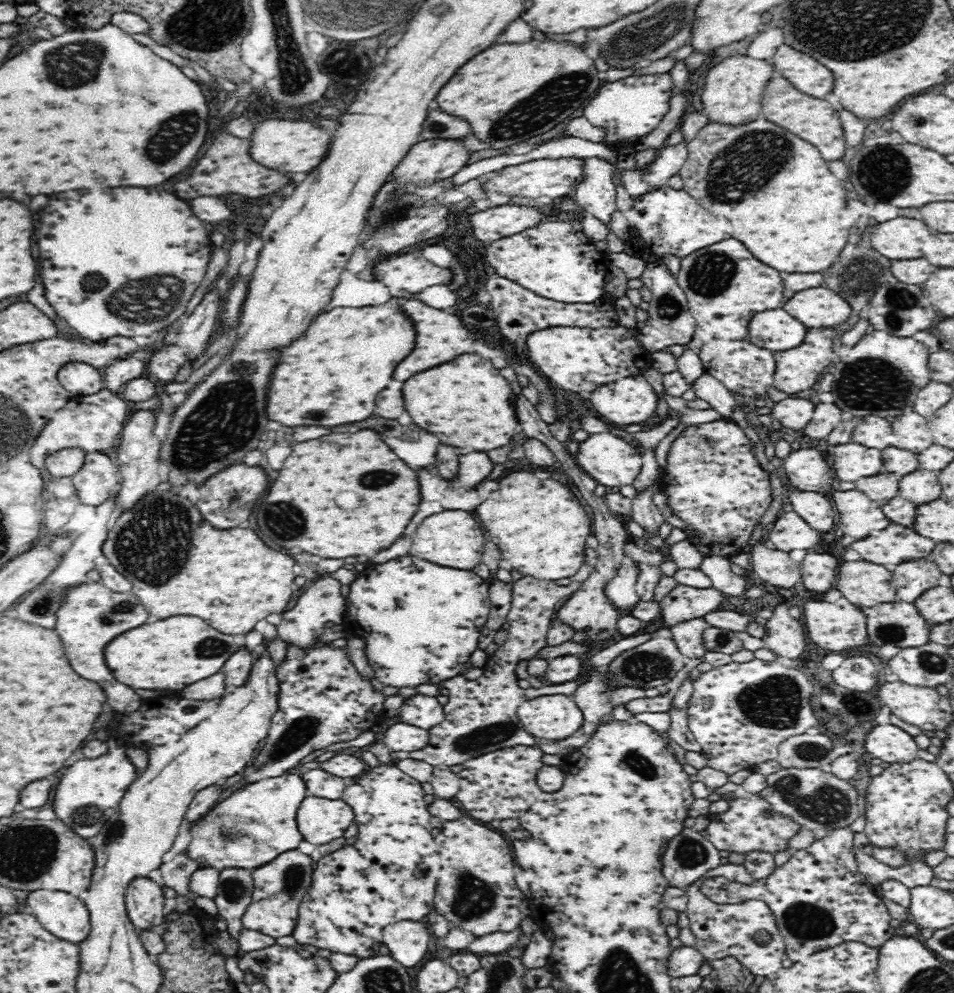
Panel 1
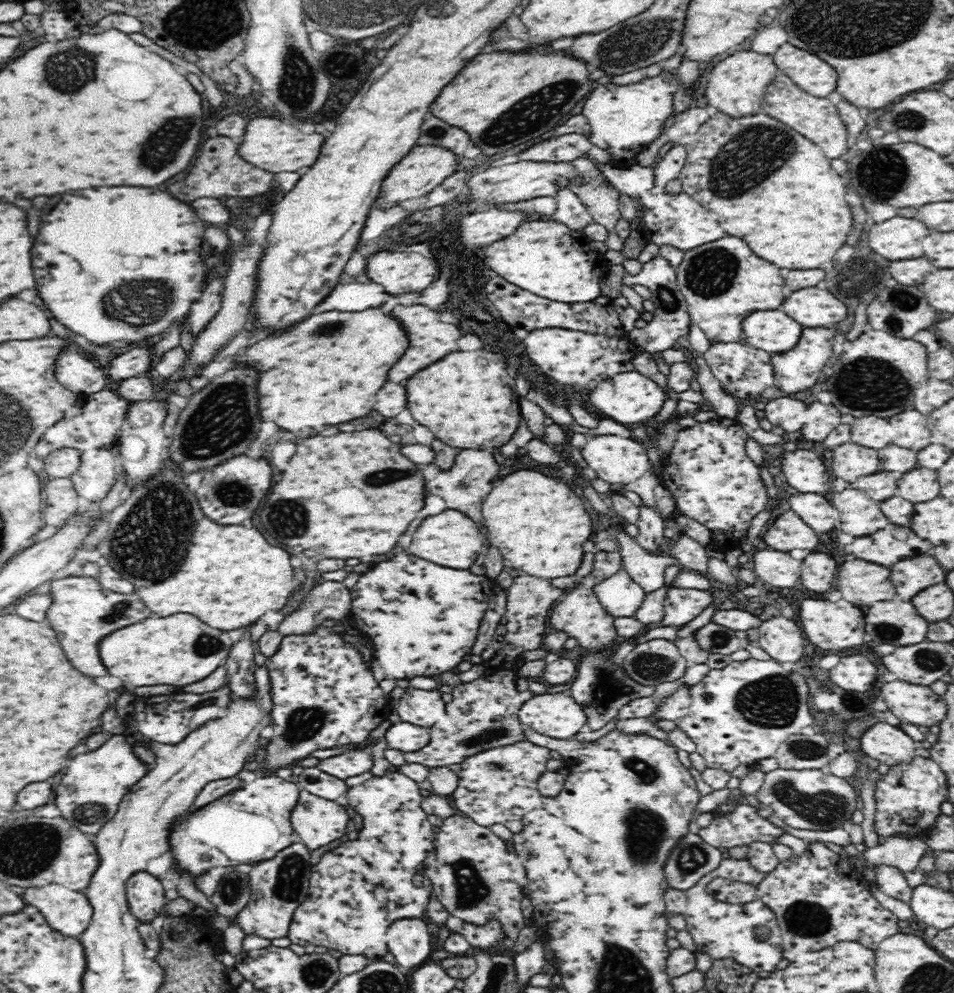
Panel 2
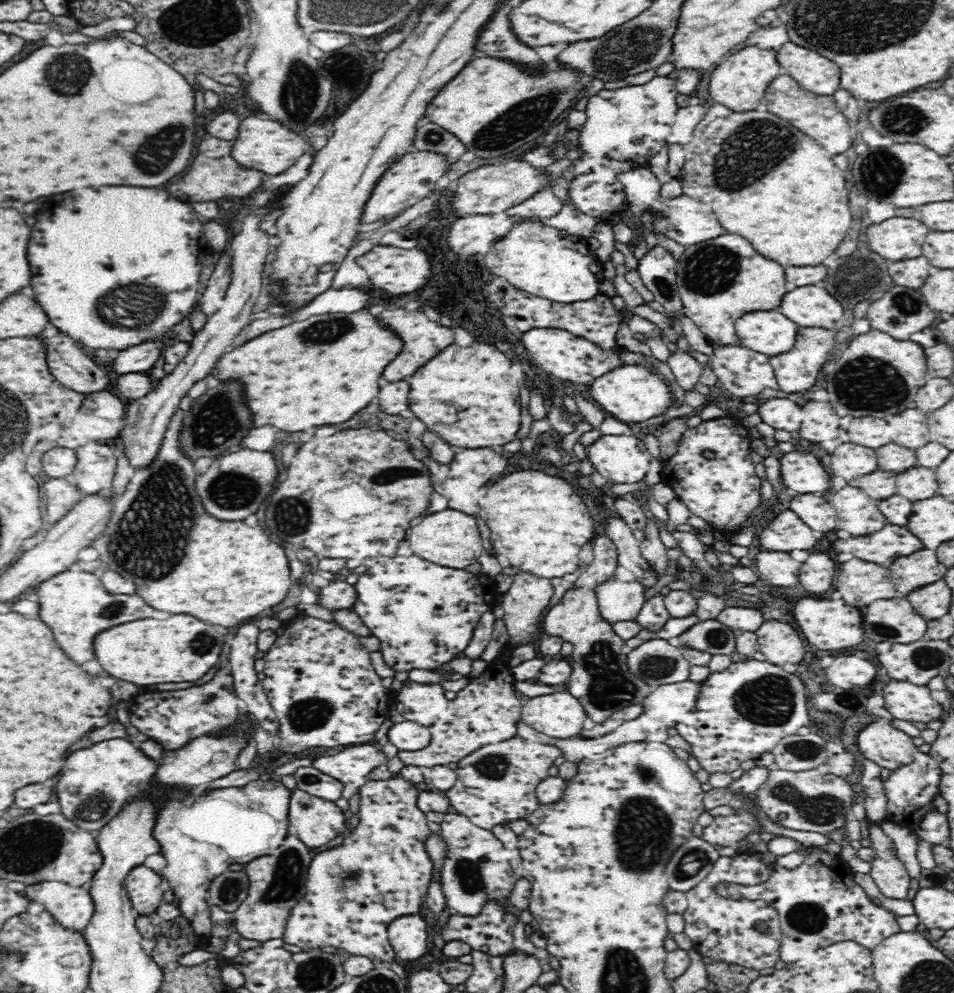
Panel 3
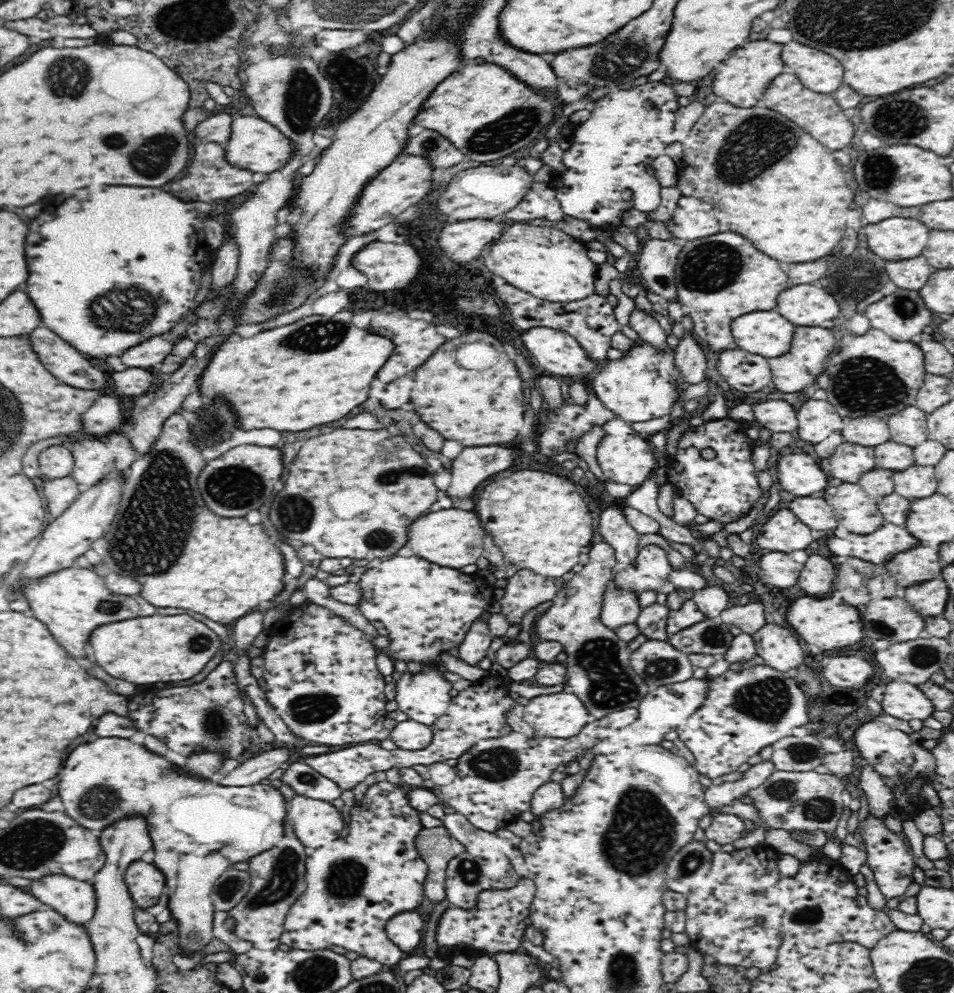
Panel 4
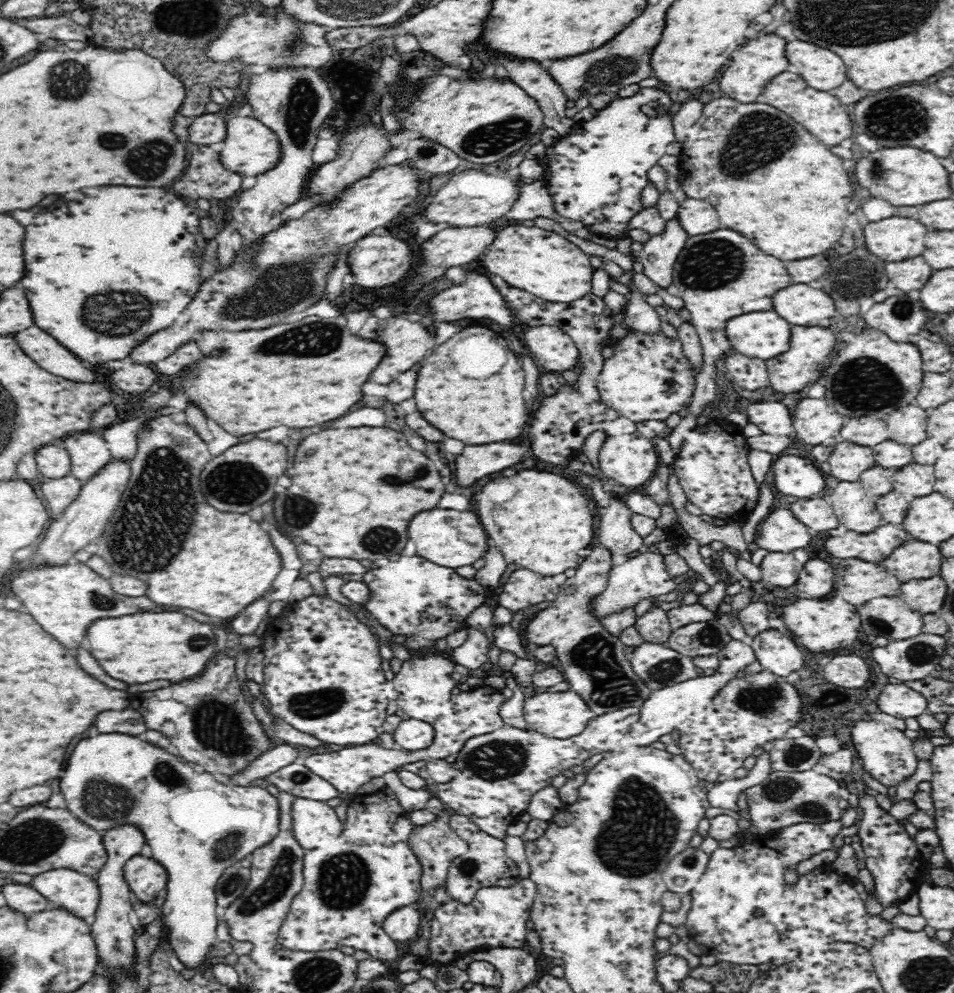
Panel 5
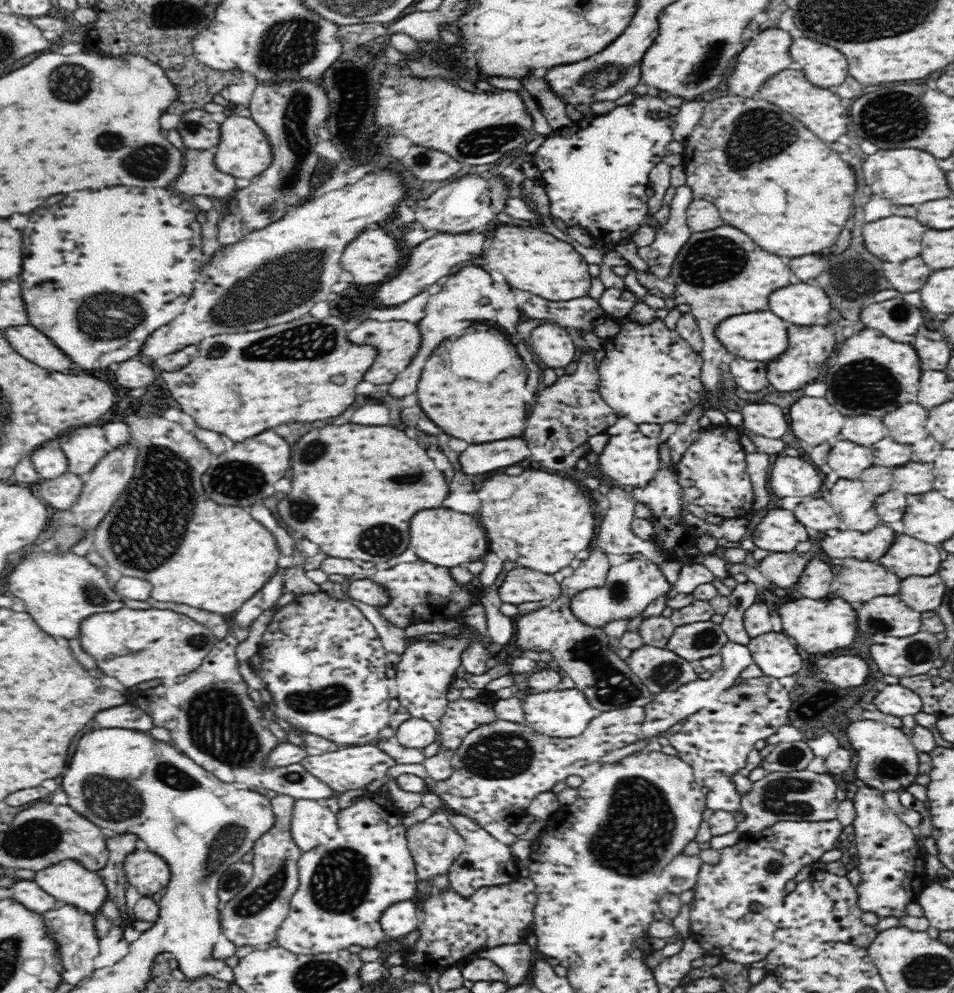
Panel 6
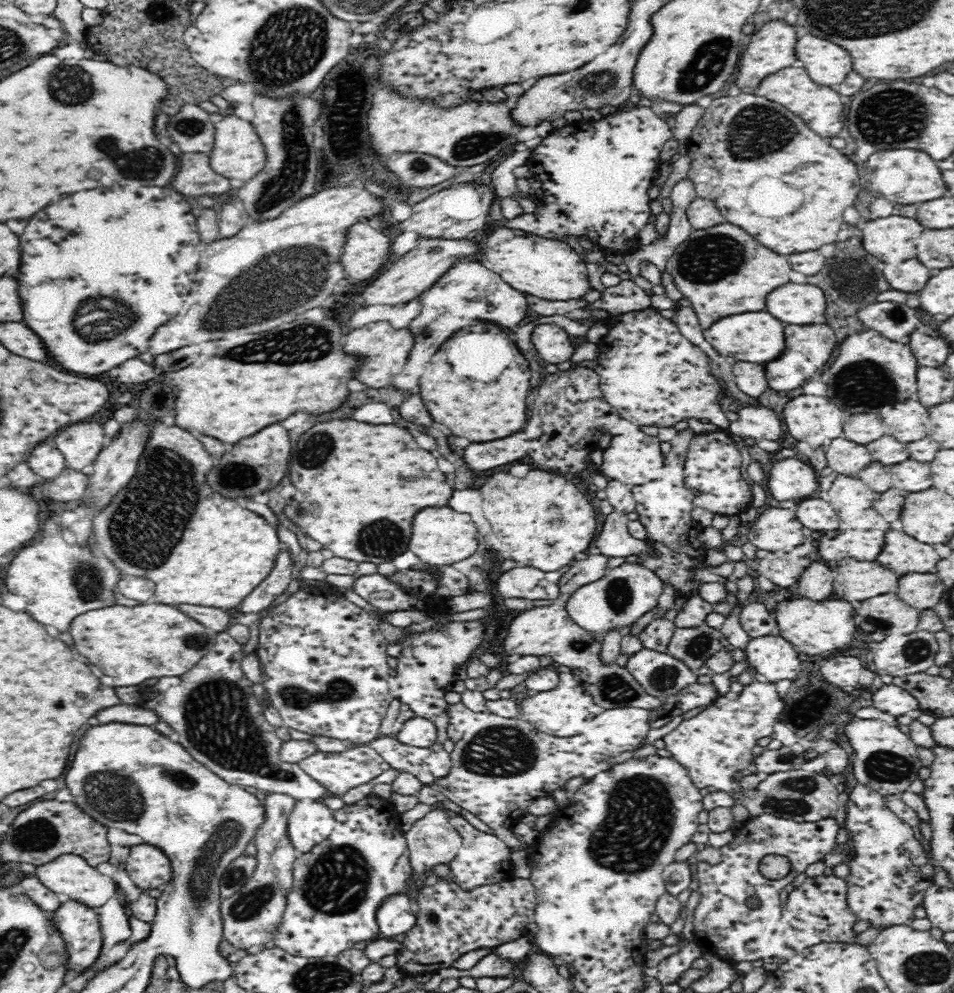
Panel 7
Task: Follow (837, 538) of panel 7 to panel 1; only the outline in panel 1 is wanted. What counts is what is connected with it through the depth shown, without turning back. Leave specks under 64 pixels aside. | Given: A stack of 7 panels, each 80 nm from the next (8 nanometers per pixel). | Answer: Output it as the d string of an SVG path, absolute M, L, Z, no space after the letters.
M890 524L874 536L856 540L850 548L860 552L862 560L882 566L896 566L900 562L910 562L928 556L934 550L934 542L916 534L912 528Z

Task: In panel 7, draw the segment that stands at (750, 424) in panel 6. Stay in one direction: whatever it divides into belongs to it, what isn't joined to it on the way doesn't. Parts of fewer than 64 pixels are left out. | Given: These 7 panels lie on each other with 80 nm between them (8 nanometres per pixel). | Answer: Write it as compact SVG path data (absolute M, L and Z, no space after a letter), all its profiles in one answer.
M745 406L737 412L737 420L730 423L729 430L744 438L754 440L778 440L782 434L782 422L776 413L766 407Z

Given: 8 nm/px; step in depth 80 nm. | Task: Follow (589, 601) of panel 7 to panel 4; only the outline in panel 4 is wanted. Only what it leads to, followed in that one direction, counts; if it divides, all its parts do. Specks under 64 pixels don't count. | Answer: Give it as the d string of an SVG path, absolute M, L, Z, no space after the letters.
M656 545L644 546L639 550L632 564L628 564L626 568L616 573L612 589L628 591L635 596L648 590L657 594L664 592L666 595L677 590L676 586L669 581L669 574L673 570L666 553Z

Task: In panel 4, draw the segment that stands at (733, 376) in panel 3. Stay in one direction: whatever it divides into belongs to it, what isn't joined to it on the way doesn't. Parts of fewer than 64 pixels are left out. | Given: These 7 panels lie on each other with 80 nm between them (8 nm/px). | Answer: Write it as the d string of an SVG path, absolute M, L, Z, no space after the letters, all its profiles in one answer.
M738 348L724 350L718 354L718 370L724 380L737 391L742 393L758 392L765 387L774 387L769 360L762 356L749 354Z

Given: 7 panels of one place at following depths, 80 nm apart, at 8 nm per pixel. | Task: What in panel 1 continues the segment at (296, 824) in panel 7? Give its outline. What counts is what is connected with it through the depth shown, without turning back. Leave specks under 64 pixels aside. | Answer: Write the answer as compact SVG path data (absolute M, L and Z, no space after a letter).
M308 795L297 811L296 823L303 840L320 846L343 836L355 815L346 802Z

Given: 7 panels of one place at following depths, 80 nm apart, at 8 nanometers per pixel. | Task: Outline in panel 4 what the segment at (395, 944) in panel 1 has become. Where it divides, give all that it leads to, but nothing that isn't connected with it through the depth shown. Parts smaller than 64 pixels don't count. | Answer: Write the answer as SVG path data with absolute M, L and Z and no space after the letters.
M418 911L398 912L386 922L385 932L403 951L410 951L423 943L424 920Z

